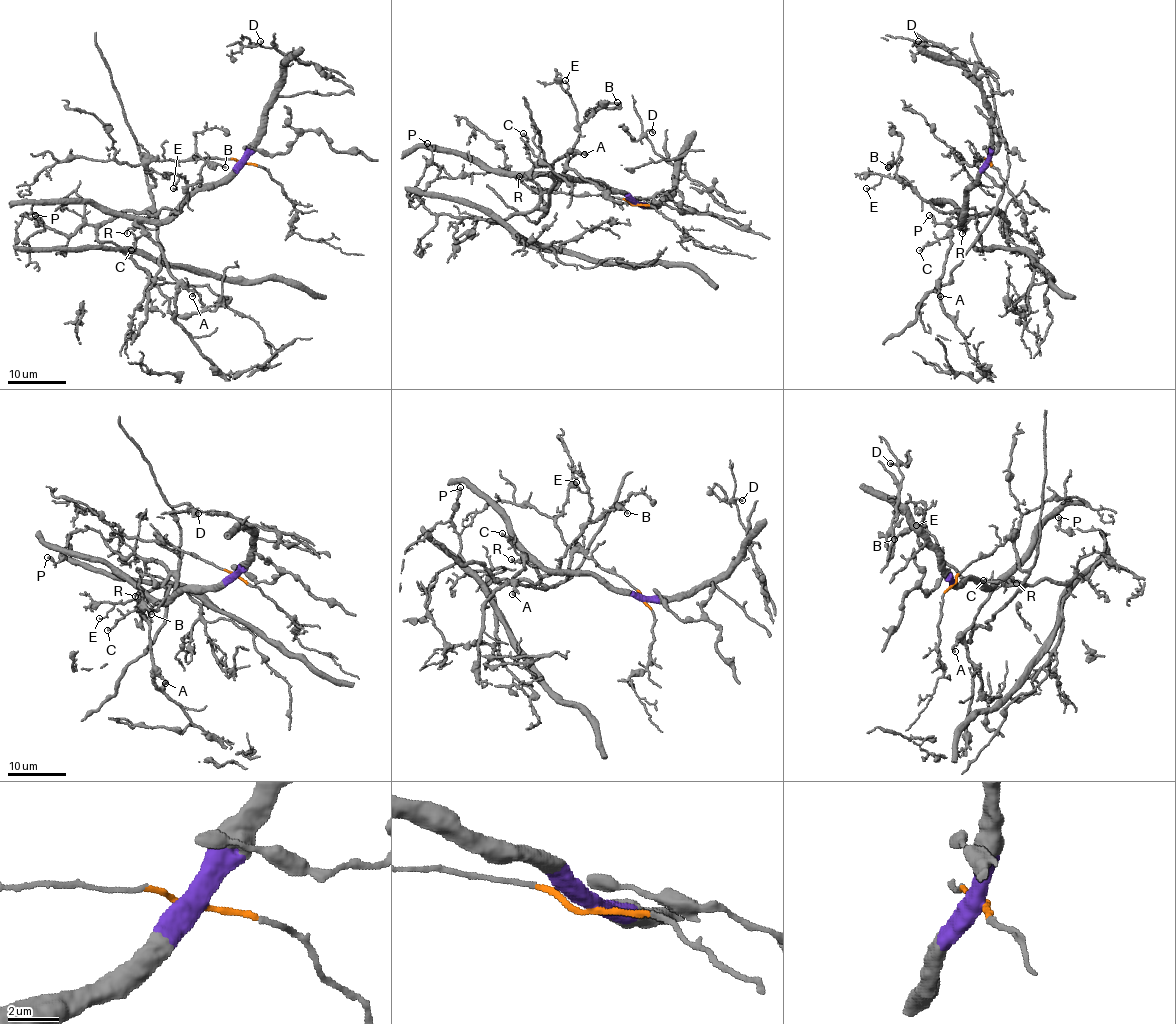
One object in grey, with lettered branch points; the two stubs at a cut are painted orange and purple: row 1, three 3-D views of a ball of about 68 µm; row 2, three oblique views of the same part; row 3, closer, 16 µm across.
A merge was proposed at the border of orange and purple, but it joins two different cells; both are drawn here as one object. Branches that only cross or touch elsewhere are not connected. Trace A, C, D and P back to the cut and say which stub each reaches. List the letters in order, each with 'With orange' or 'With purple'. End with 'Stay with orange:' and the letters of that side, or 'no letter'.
A: With orange
C: With orange
D: With purple
P: With orange
Stay with orange: A, C, P

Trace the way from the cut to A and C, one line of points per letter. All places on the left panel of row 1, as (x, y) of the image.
A: (243, 162), (208, 157), (147, 165), (155, 182), (152, 206), (139, 226), (192, 295)
C: (243, 162), (152, 160), (147, 166), (155, 182), (152, 206), (131, 250)

